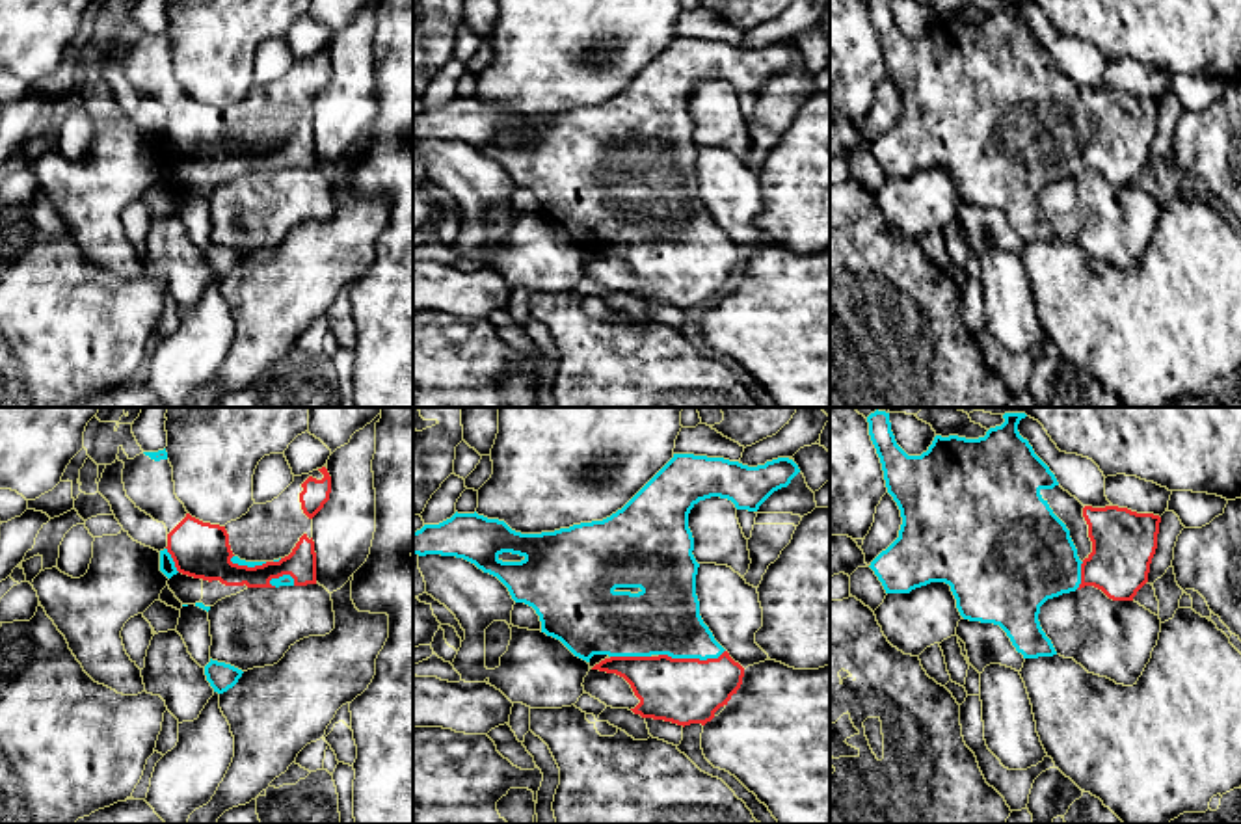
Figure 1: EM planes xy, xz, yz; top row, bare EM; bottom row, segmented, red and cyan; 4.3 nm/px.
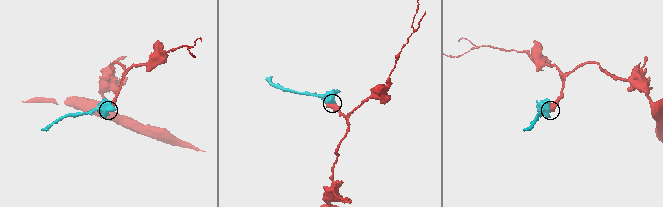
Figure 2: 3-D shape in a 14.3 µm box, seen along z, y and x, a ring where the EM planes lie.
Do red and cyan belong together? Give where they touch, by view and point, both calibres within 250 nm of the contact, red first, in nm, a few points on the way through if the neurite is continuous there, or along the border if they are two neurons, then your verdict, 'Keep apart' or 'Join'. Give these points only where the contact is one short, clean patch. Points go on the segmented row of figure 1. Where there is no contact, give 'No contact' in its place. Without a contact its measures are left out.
Touches red at xz (691, 659). Thickness 280 nm (red) against 300 nm. Join

